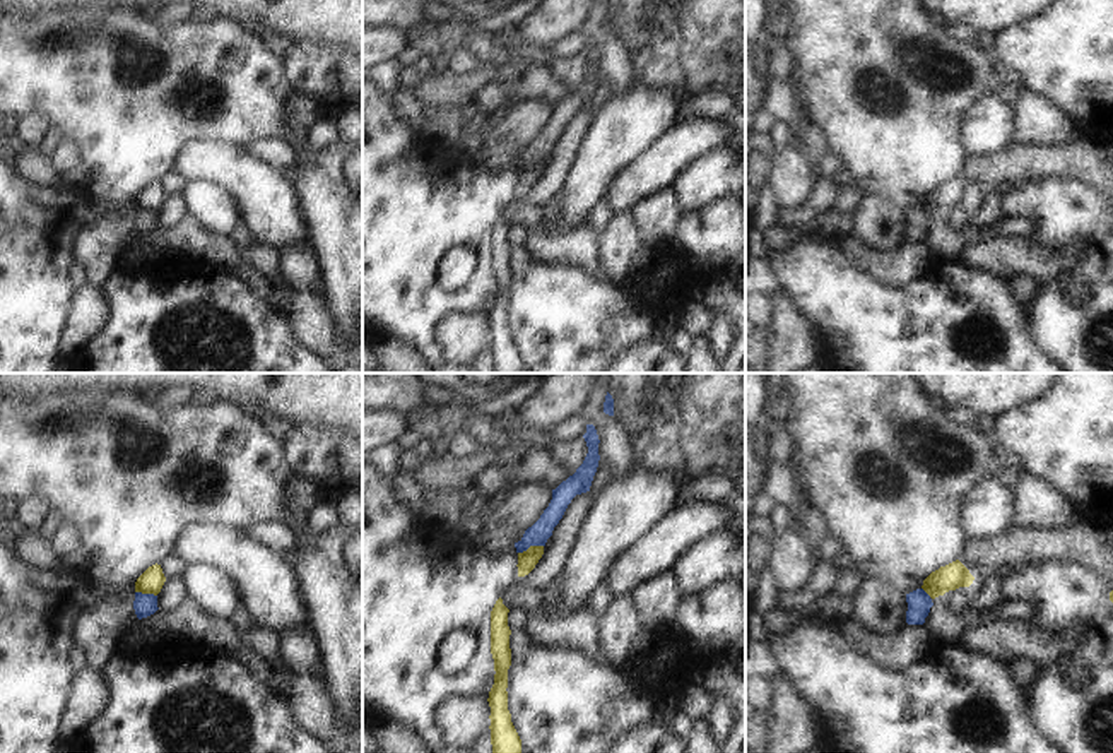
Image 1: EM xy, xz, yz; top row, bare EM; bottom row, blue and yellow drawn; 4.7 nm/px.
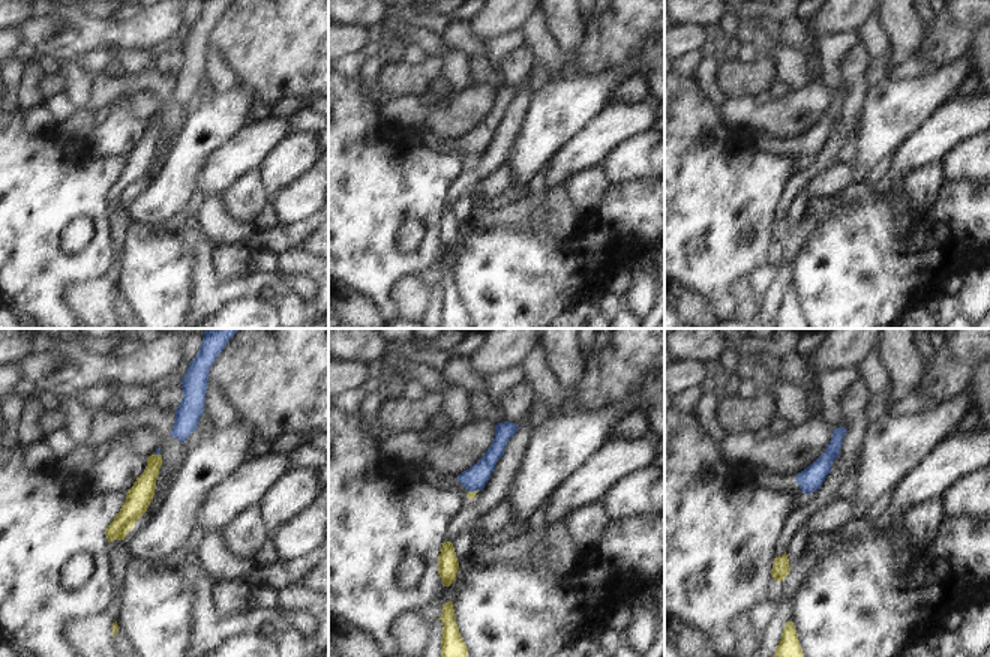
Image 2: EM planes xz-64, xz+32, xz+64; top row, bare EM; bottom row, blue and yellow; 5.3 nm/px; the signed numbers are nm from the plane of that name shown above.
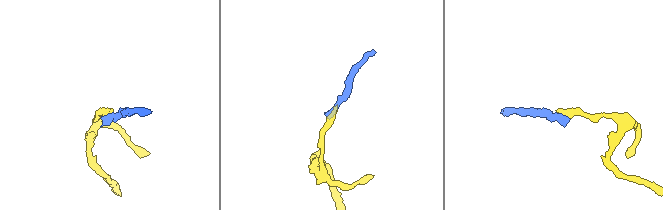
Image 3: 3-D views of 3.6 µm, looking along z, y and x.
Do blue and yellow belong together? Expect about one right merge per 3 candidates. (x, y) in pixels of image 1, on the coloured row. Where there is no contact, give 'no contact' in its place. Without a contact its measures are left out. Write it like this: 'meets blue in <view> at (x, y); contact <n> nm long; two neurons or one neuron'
meets blue in xz at (530, 545); contact 130 nm long; two neurons

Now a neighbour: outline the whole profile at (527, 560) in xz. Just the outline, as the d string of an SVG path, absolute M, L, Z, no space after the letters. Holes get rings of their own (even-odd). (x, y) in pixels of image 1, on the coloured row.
M530 546L527 551L518 553L518 577L528 575L544 554L544 546Z

